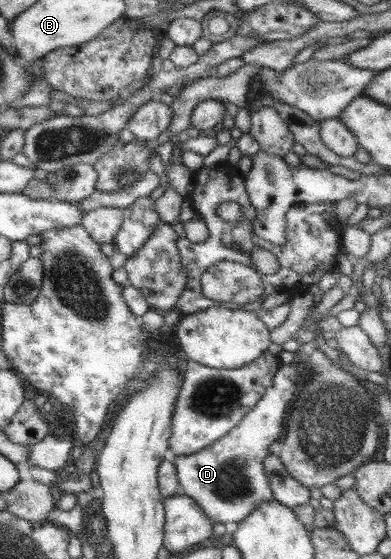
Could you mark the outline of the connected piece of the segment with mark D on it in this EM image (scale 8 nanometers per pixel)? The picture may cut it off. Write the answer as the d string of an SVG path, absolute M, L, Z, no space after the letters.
M280 364L271 387L242 420L227 435L194 455L172 456L178 471L181 493L188 495L213 522L231 523L243 521L256 505L273 501L262 461L271 453L274 441L283 437L283 419L287 415L287 403L292 400L294 390L299 387L305 371L298 365Z

